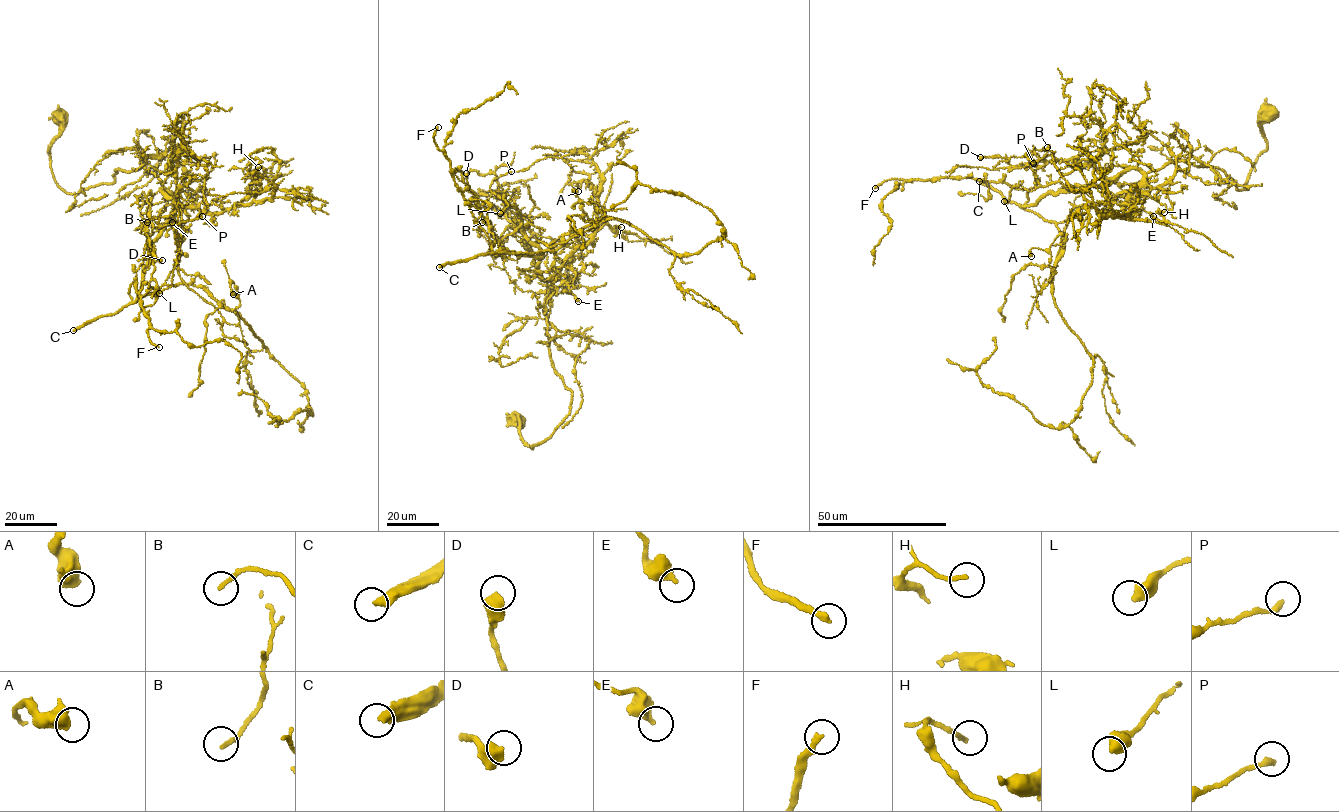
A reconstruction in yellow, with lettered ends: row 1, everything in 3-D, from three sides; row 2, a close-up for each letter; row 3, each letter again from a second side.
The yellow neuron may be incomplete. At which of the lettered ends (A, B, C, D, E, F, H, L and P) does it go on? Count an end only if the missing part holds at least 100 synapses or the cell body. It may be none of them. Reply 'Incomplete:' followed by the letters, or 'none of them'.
Incomplete: C, F

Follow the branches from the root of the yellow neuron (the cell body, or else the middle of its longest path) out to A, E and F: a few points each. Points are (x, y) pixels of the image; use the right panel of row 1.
A: (1267, 115), (1248, 189), (1182, 159), (1051, 192), (1023, 207), (1066, 236), (1052, 282), (1051, 254), (1031, 256)
E: (1267, 115), (1267, 149), (1248, 189), (1217, 168), (1169, 163), (1146, 173), (1140, 208), (1153, 216)
F: (1267, 115), (1267, 149), (1248, 189), (1182, 159), (1024, 207), (1027, 190), (971, 178), (890, 179), (875, 188)

